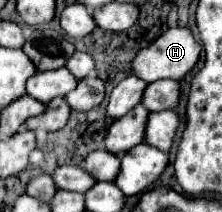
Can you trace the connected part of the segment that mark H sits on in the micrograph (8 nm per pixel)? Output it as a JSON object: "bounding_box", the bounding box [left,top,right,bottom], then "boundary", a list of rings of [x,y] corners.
{"bounding_box":[131,27,201,83],"boundary":[[[171,27],[171,29],[163,31],[153,43],[139,49],[139,53],[135,55],[135,59],[131,63],[133,75],[147,81],[147,83],[153,83],[157,79],[175,79],[175,81],[179,81],[197,63],[199,53],[201,53],[201,47],[197,45],[197,41],[193,39],[193,33],[187,27]]]}

